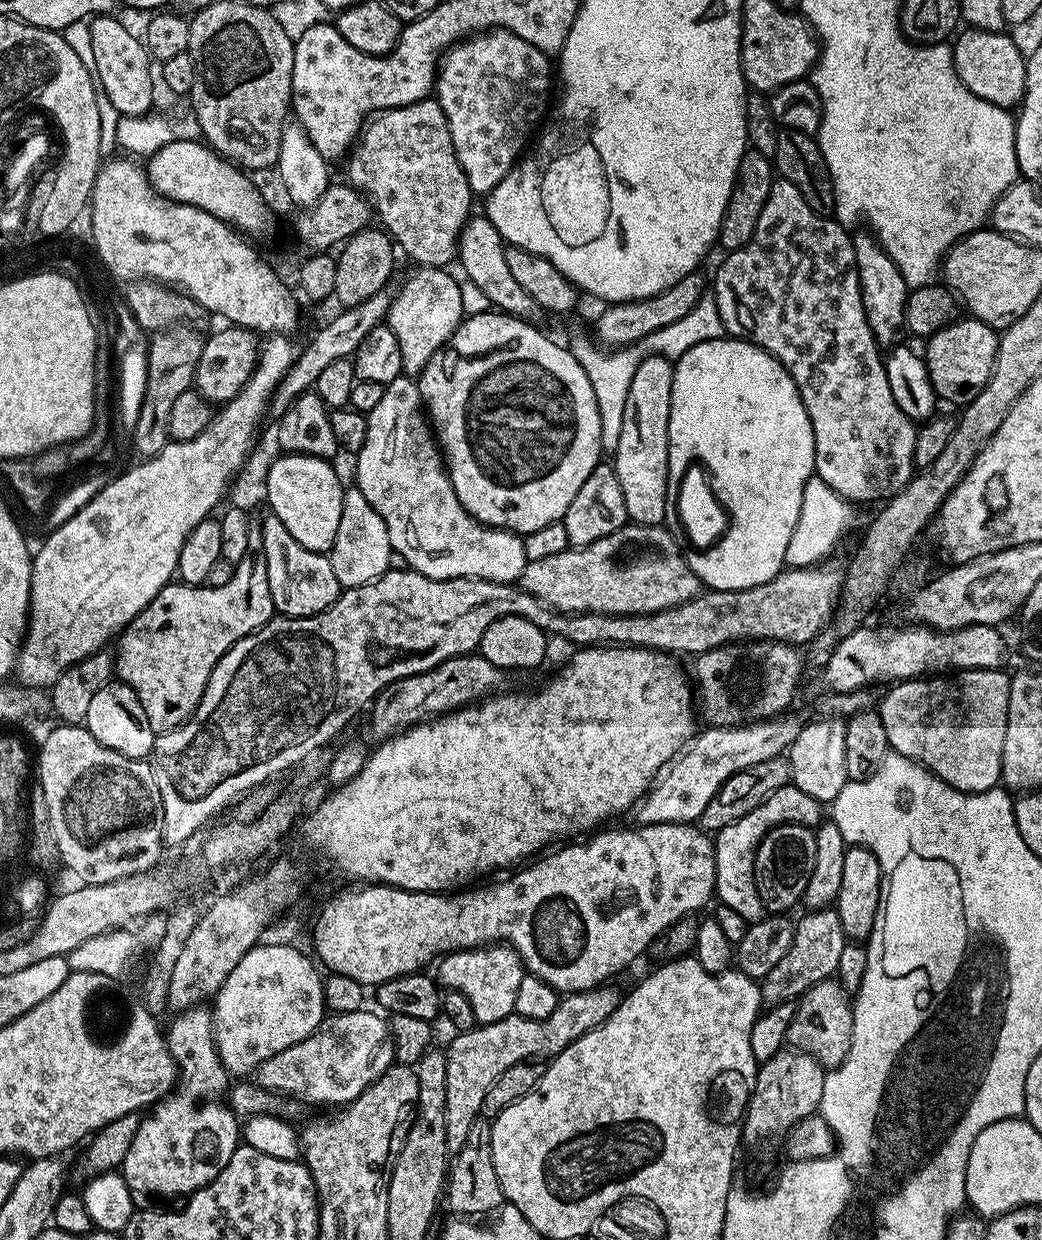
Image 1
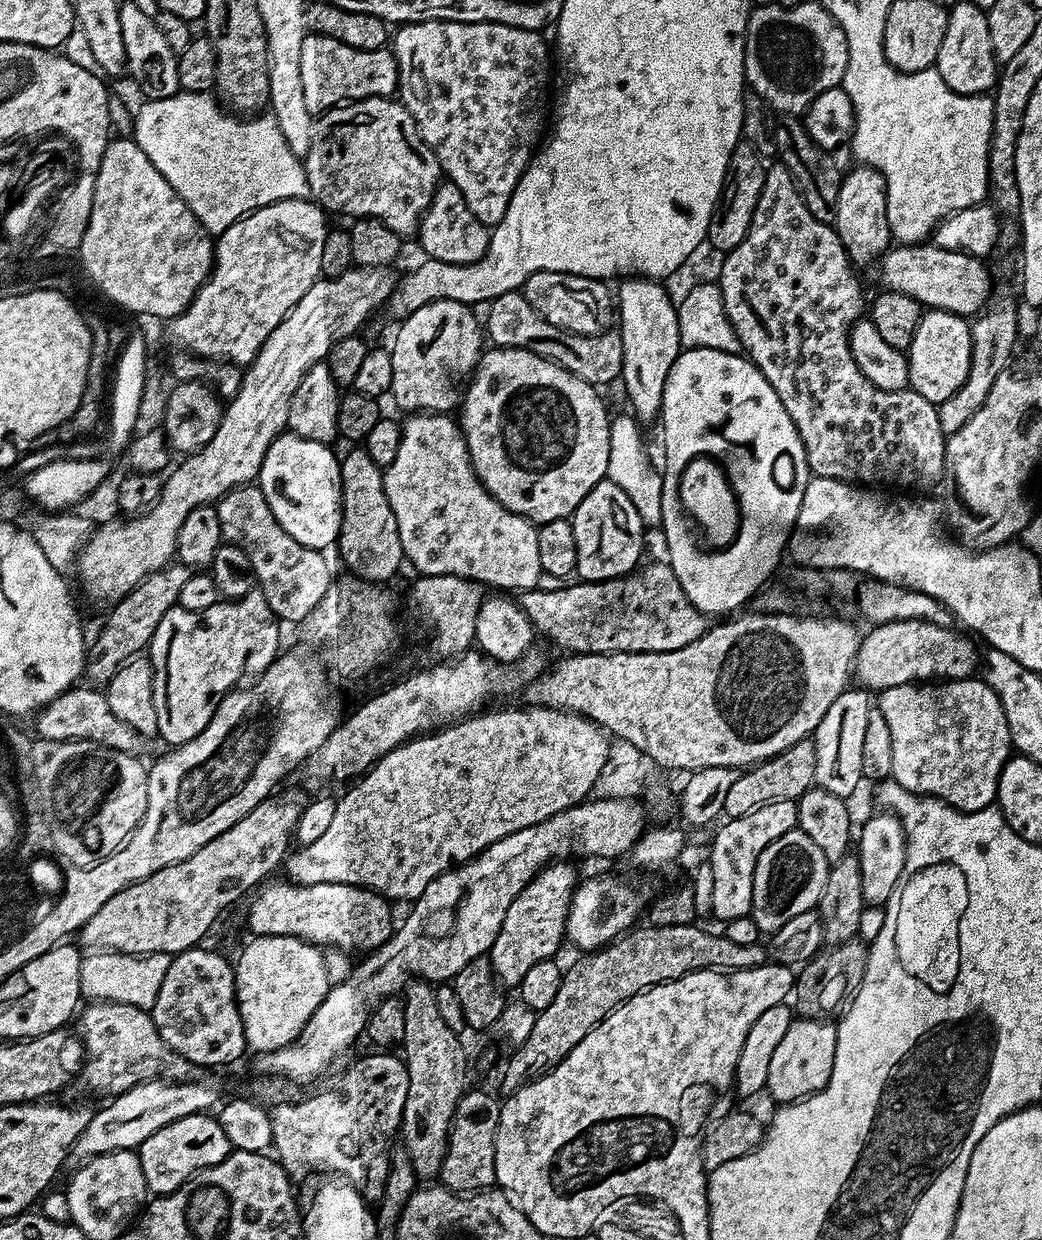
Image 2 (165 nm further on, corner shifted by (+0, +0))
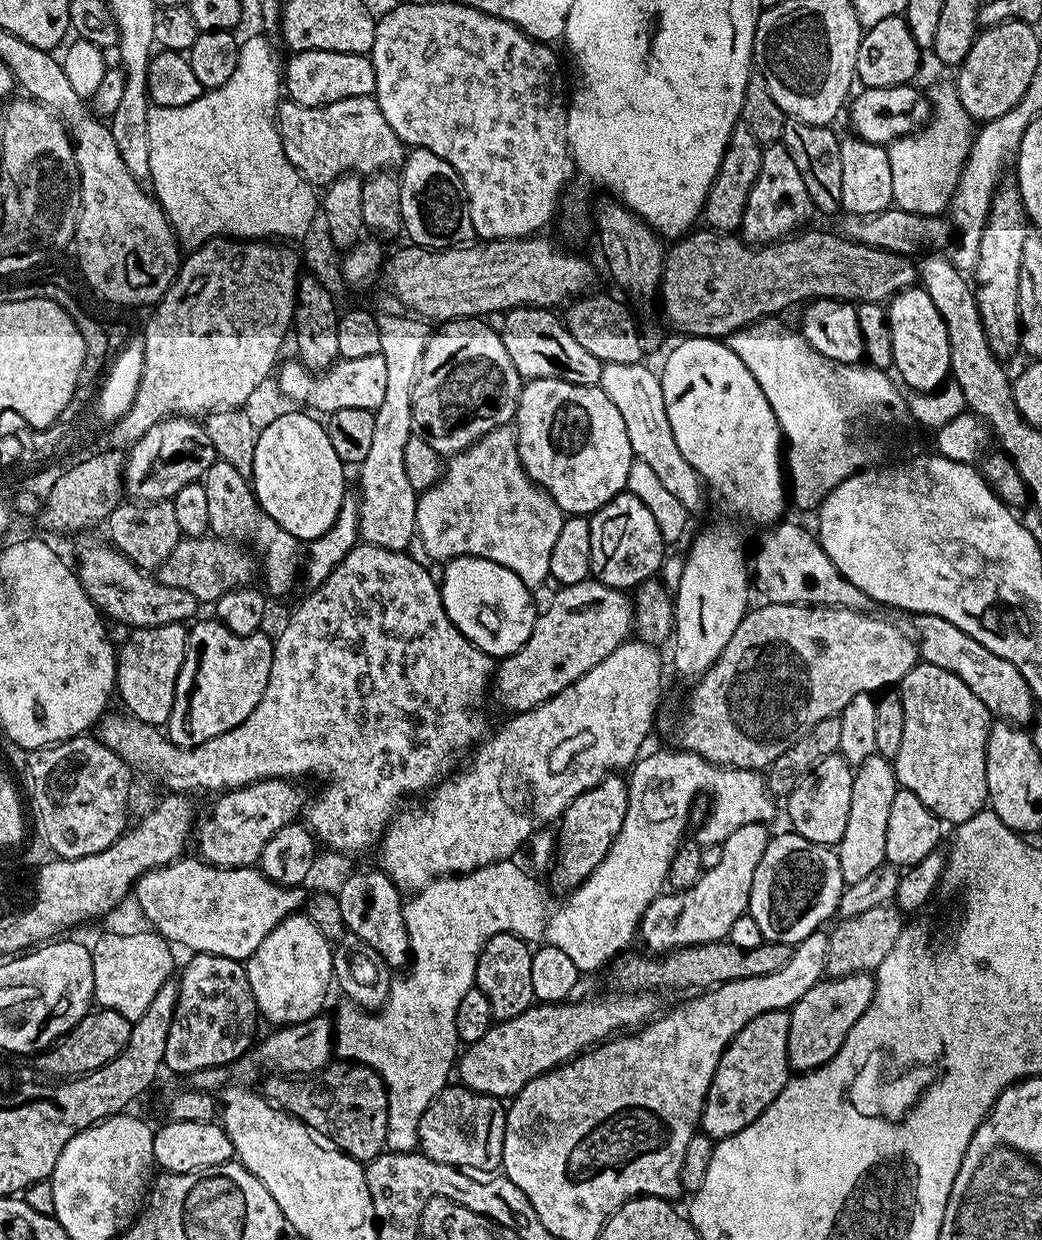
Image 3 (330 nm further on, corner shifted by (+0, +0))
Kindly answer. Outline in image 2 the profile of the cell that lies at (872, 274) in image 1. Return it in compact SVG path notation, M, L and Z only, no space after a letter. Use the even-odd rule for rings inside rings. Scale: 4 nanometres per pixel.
M855 166L843 173L838 190L838 210L834 227L838 238L844 243L853 265L875 265L880 257L893 247L890 218L886 214L886 178L878 170L867 166Z

